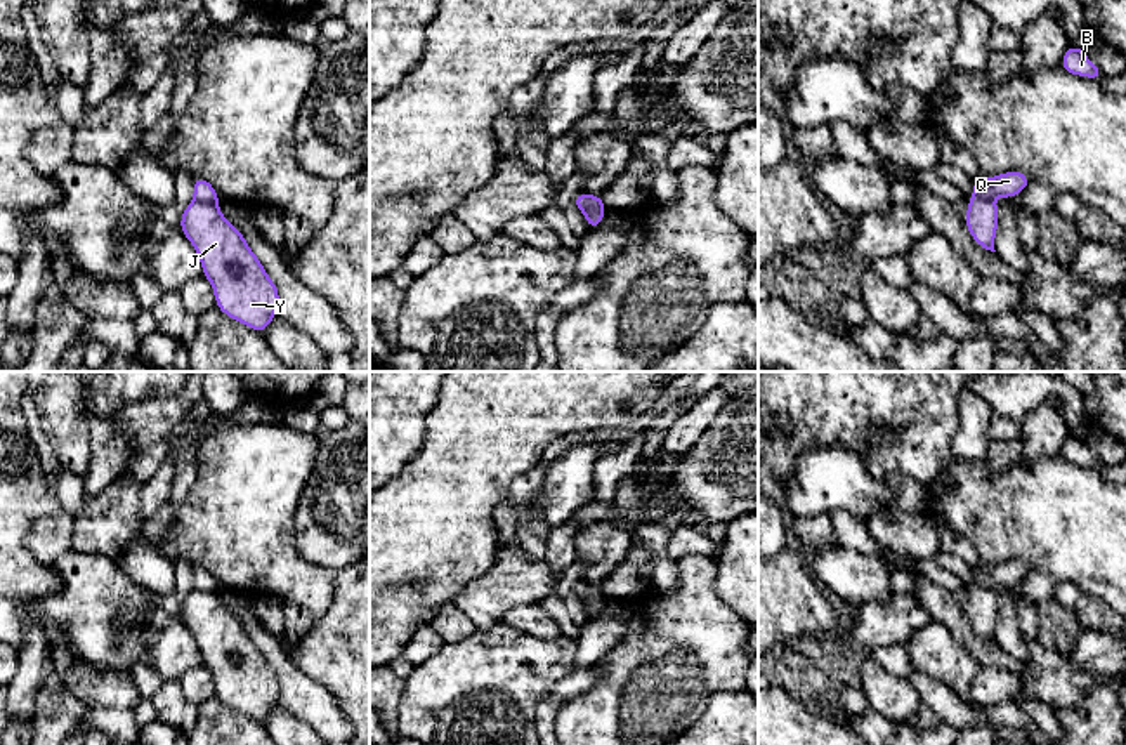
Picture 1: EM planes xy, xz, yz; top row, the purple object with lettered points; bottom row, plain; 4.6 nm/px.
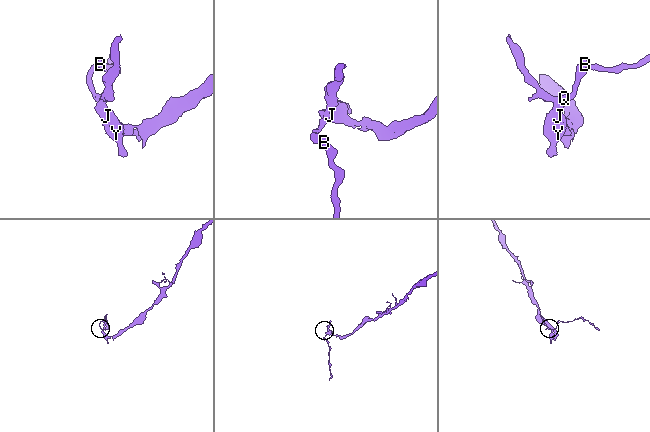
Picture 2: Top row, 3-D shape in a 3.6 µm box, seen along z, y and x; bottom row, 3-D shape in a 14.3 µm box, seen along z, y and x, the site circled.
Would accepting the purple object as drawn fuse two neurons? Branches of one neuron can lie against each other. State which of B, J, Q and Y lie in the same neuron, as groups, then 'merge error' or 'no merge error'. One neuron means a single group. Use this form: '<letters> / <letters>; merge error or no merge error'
B Q / J Y; merge error

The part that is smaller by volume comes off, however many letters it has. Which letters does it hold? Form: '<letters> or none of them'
B, Q

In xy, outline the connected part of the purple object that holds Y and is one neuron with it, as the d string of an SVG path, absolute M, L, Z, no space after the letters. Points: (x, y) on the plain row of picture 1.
M193 589L180 603L180 620L194 636L215 695L238 712L264 724L278 705L279 679L262 651L215 590Z

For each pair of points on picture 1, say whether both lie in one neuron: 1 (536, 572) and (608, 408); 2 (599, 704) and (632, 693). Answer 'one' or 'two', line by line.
1: two
2: one

